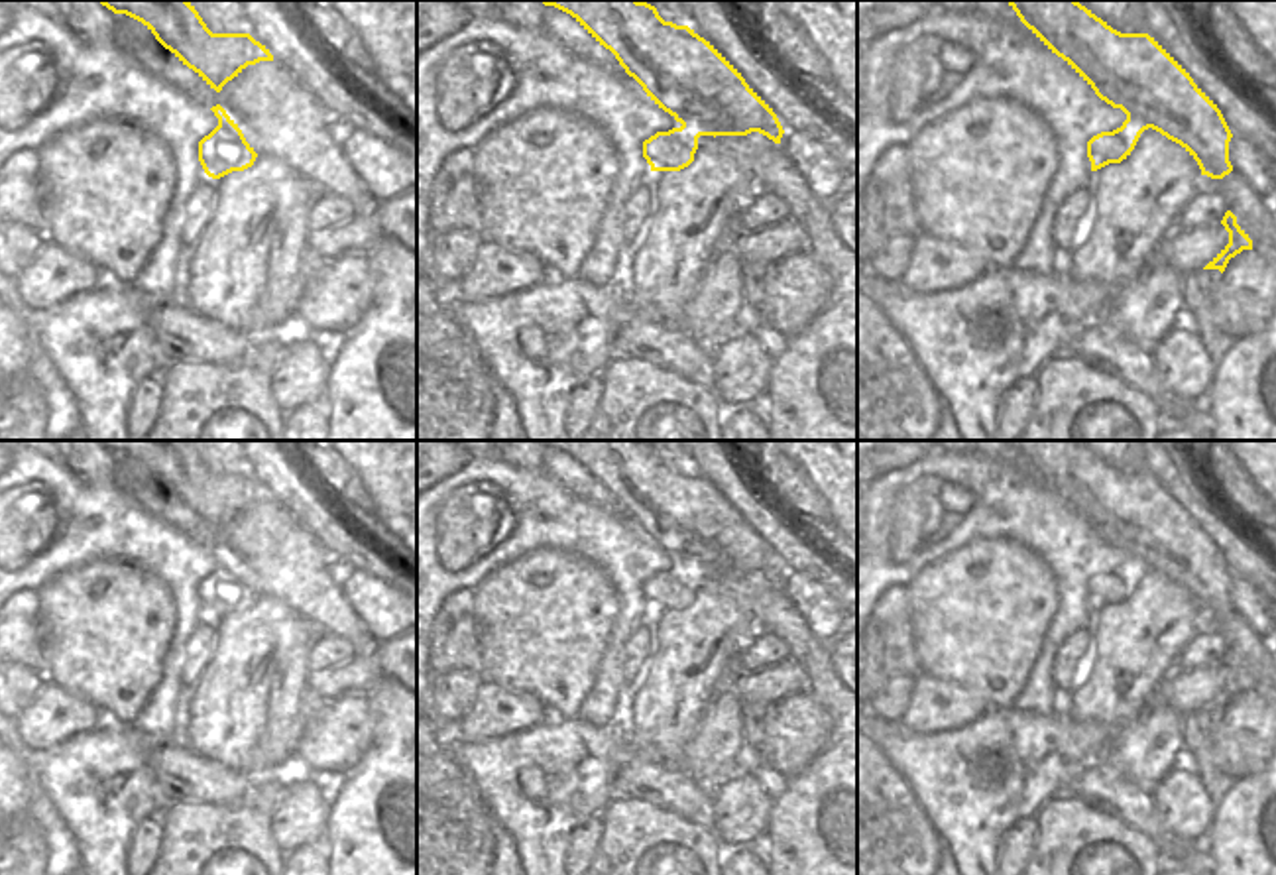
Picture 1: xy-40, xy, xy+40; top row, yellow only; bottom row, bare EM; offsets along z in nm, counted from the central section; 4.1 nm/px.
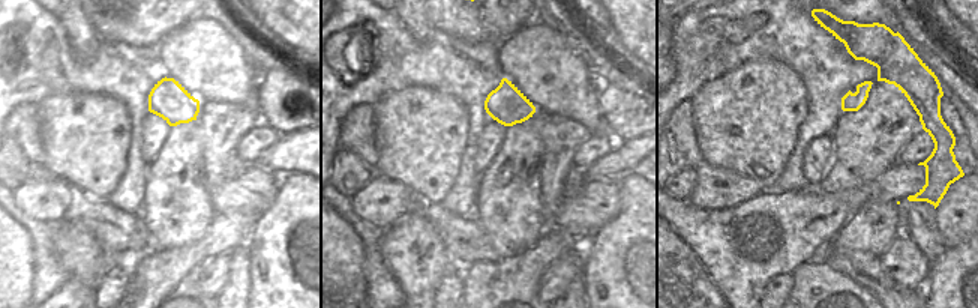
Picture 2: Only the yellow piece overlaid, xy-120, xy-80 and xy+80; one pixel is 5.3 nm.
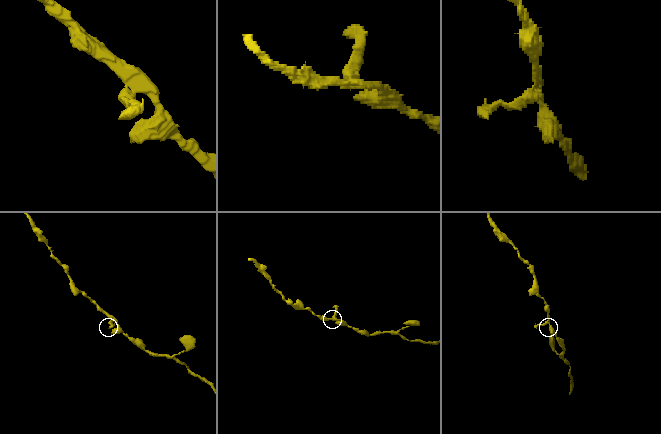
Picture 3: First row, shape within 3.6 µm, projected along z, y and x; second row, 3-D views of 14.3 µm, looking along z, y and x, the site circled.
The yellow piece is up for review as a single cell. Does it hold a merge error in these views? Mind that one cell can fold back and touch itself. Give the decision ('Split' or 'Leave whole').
Split.

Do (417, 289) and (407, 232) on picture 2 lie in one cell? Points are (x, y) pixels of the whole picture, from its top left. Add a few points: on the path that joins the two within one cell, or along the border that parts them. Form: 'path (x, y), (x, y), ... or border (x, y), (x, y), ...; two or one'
path (417, 275), (416, 257), (408, 250), (408, 245); one

